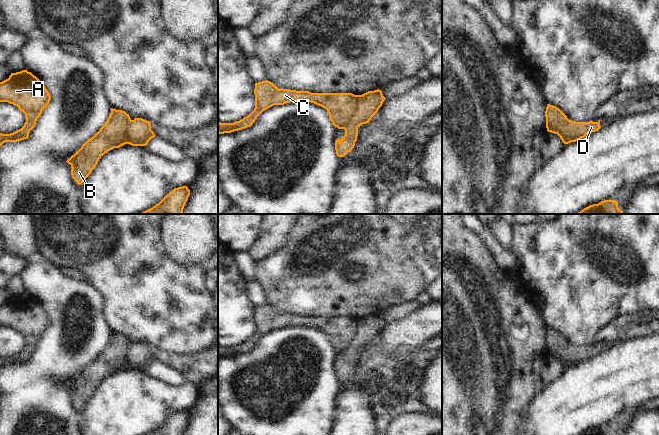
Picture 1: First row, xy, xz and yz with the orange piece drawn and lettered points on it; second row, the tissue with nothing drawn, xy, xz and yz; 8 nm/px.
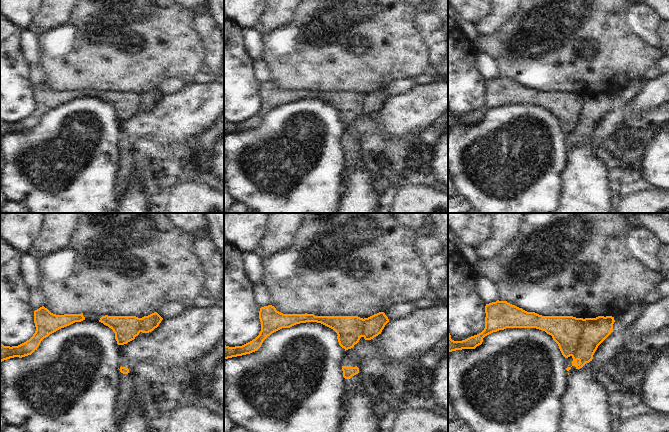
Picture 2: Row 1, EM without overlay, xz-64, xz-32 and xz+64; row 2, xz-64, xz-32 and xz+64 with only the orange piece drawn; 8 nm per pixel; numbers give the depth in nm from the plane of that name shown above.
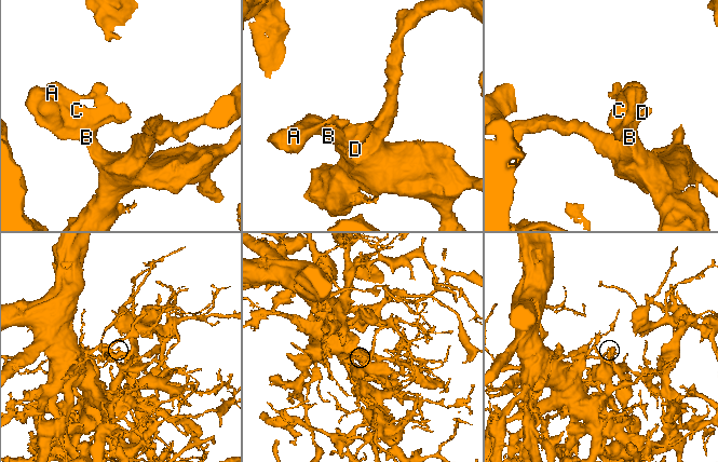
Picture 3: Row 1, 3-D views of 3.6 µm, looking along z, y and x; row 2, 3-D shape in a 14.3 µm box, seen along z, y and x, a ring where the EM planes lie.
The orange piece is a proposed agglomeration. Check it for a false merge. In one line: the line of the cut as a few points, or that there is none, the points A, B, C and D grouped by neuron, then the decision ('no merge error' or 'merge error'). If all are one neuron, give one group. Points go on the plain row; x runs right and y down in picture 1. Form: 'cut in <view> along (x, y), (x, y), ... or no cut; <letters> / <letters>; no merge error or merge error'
cut in xz along (357, 319), (353, 339), (343, 352); A B C / D; merge error

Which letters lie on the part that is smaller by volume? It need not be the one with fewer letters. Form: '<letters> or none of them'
D

